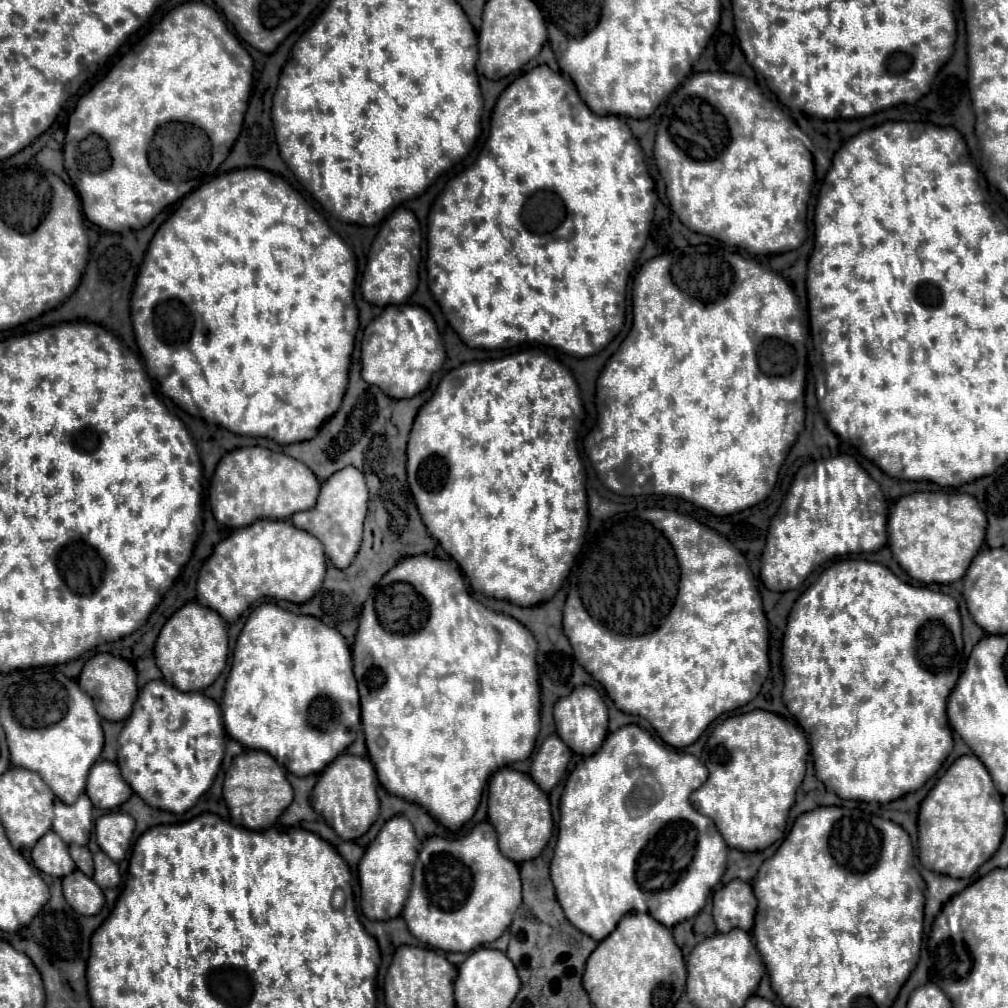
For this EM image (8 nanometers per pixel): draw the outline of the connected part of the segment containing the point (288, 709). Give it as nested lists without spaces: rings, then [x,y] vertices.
[[[271,602],[261,604],[251,612],[237,638],[221,710],[227,734],[245,748],[271,754],[277,758],[279,766],[287,768],[295,776],[323,772],[347,750],[349,736],[353,742],[361,730],[357,680],[353,676],[351,650],[345,638],[337,630],[317,622],[317,618],[293,614]]]

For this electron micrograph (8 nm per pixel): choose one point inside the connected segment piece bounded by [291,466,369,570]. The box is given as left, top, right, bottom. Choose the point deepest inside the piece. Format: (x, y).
(337, 520)

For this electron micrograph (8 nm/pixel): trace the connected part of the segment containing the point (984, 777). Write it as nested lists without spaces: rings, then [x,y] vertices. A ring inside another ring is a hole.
[[[961,756],[951,768],[939,778],[929,796],[921,802],[919,810],[919,860],[927,870],[951,876],[951,878],[969,878],[979,866],[983,866],[999,848],[1005,832],[1005,814],[1001,808],[1001,800],[995,798],[995,786],[985,770],[983,762],[977,756]]]

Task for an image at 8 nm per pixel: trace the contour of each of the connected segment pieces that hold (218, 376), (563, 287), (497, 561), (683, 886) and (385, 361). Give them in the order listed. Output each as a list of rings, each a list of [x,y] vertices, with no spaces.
[[[241,168],[213,178],[181,200],[173,216],[155,232],[139,268],[131,296],[131,320],[137,346],[145,358],[147,374],[153,386],[163,396],[169,396],[181,410],[201,420],[215,422],[235,434],[263,436],[277,440],[281,446],[315,438],[319,428],[339,410],[349,384],[351,352],[359,326],[353,302],[355,277],[356,261],[351,248],[329,228],[325,218],[317,214],[297,190],[291,186],[287,188],[287,182],[281,176],[265,170]]]
[[[537,66],[531,72],[519,76],[499,96],[491,116],[489,138],[477,162],[469,170],[463,170],[449,180],[443,194],[435,200],[431,208],[429,232],[427,232],[429,288],[435,300],[439,302],[441,310],[449,318],[453,330],[471,348],[505,350],[521,342],[541,342],[577,358],[593,356],[601,352],[621,332],[625,324],[627,280],[649,236],[649,224],[655,214],[655,202],[657,202],[657,194],[655,194],[653,178],[643,160],[643,150],[637,144],[635,136],[631,134],[629,126],[619,116],[595,116],[587,108],[587,104],[579,98],[575,84],[571,80],[565,80],[549,66]]]
[[[519,352],[513,356],[505,356],[499,360],[475,360],[467,362],[443,376],[433,398],[419,410],[407,446],[407,478],[409,488],[415,498],[417,510],[429,530],[429,534],[443,546],[447,554],[451,554],[475,592],[497,600],[509,600],[517,606],[537,606],[555,596],[561,588],[569,568],[575,562],[580,551],[587,525],[587,494],[583,486],[583,464],[577,450],[577,414],[583,414],[579,386],[573,374],[557,360],[541,354],[541,352]]]
[[[631,724],[631,726],[623,726],[617,732],[609,734],[609,738],[605,740],[605,746],[601,746],[601,750],[597,754],[593,754],[593,758],[585,758],[581,764],[575,766],[575,770],[569,774],[563,796],[561,796],[561,822],[559,822],[559,836],[557,836],[557,846],[555,846],[555,856],[551,862],[551,880],[555,884],[557,890],[557,900],[567,916],[567,920],[579,928],[581,932],[585,932],[587,936],[595,938],[597,942],[601,942],[603,938],[607,938],[615,926],[619,924],[619,920],[627,914],[627,912],[645,912],[651,914],[655,920],[659,920],[663,926],[673,928],[683,920],[693,918],[707,900],[707,894],[711,892],[711,888],[715,884],[719,884],[721,876],[725,874],[725,862],[727,862],[727,844],[721,838],[717,826],[713,826],[713,820],[699,814],[691,802],[689,796],[693,790],[697,790],[705,780],[707,780],[707,768],[701,760],[697,760],[693,754],[683,754],[683,752],[675,752],[671,748],[667,748],[667,744],[659,742],[657,738],[653,738],[647,730]]]
[[[417,304],[387,306],[379,318],[375,318],[363,332],[361,344],[361,376],[365,382],[379,386],[391,398],[413,398],[429,382],[431,376],[443,366],[445,348],[437,332],[433,316]]]

